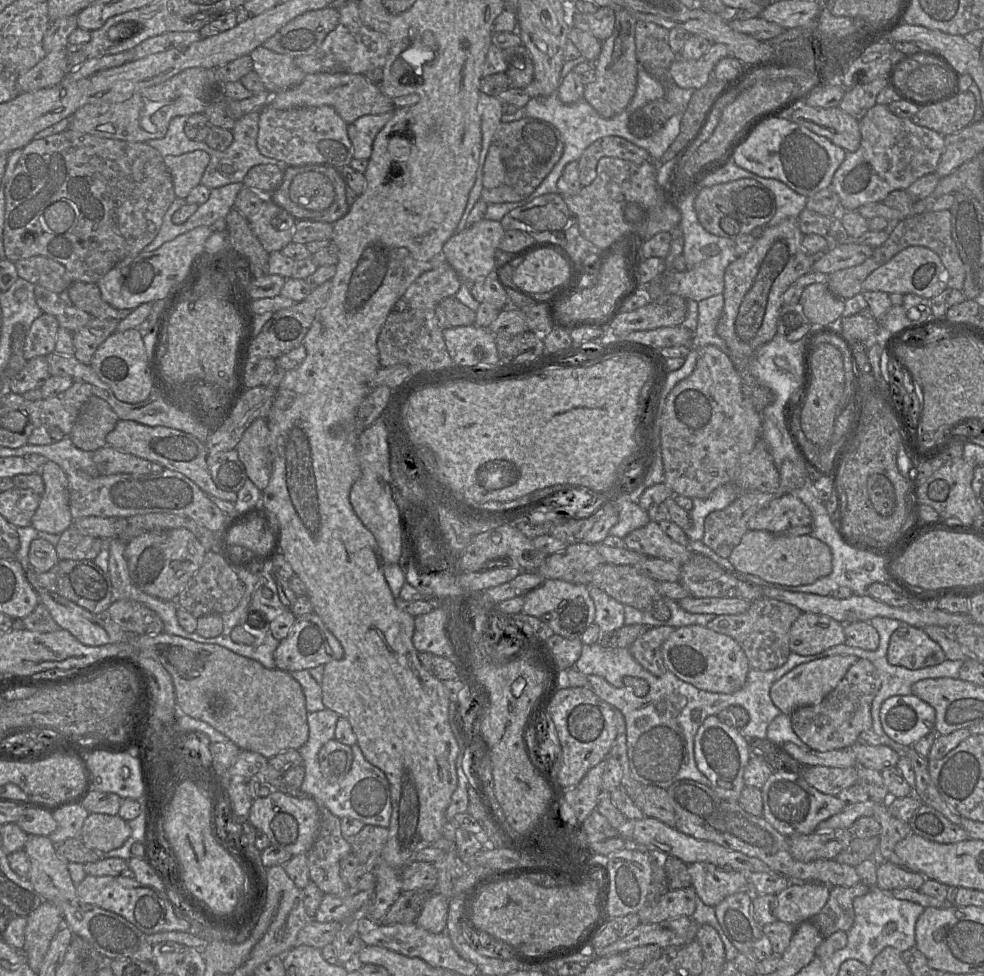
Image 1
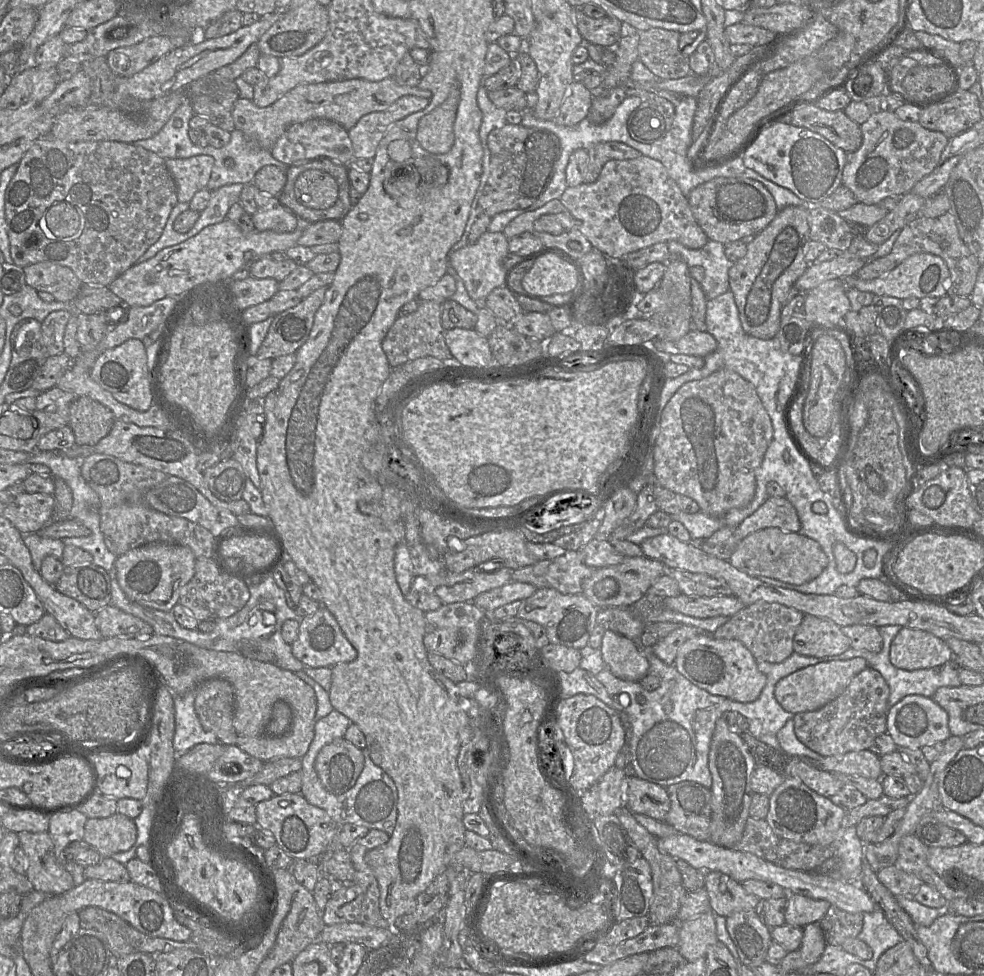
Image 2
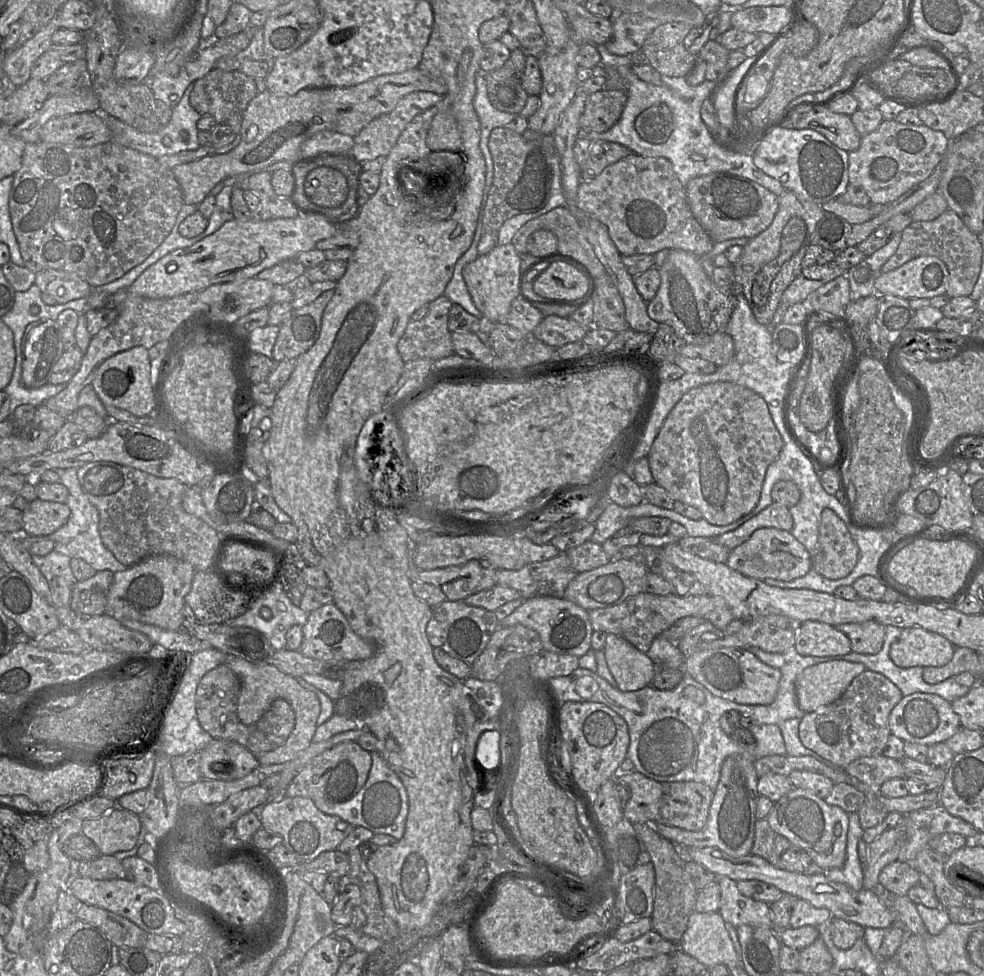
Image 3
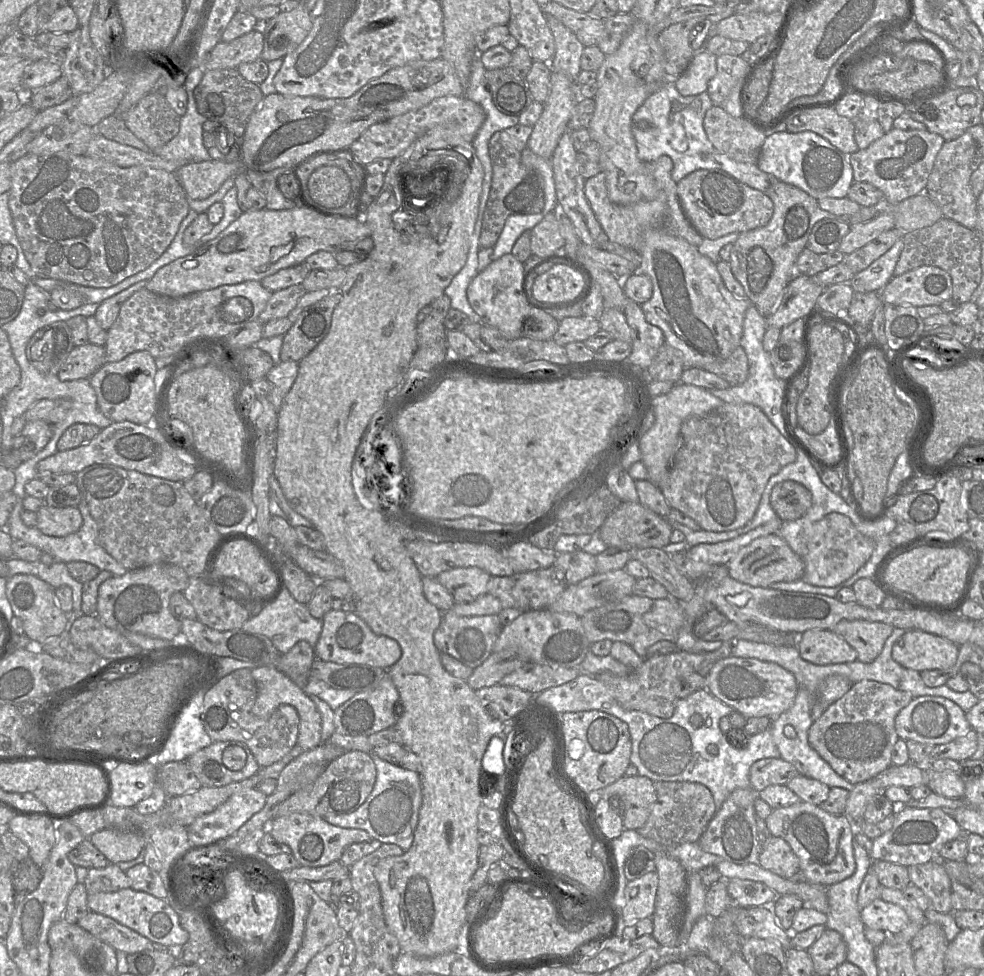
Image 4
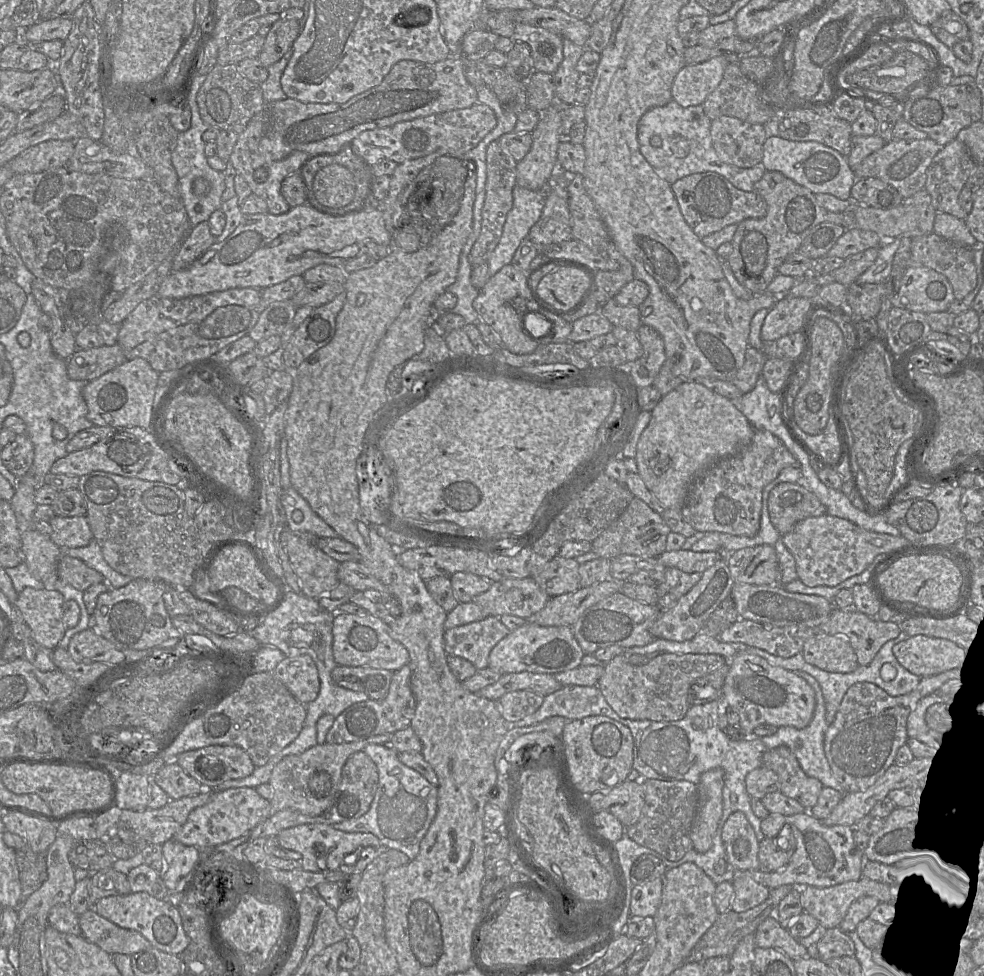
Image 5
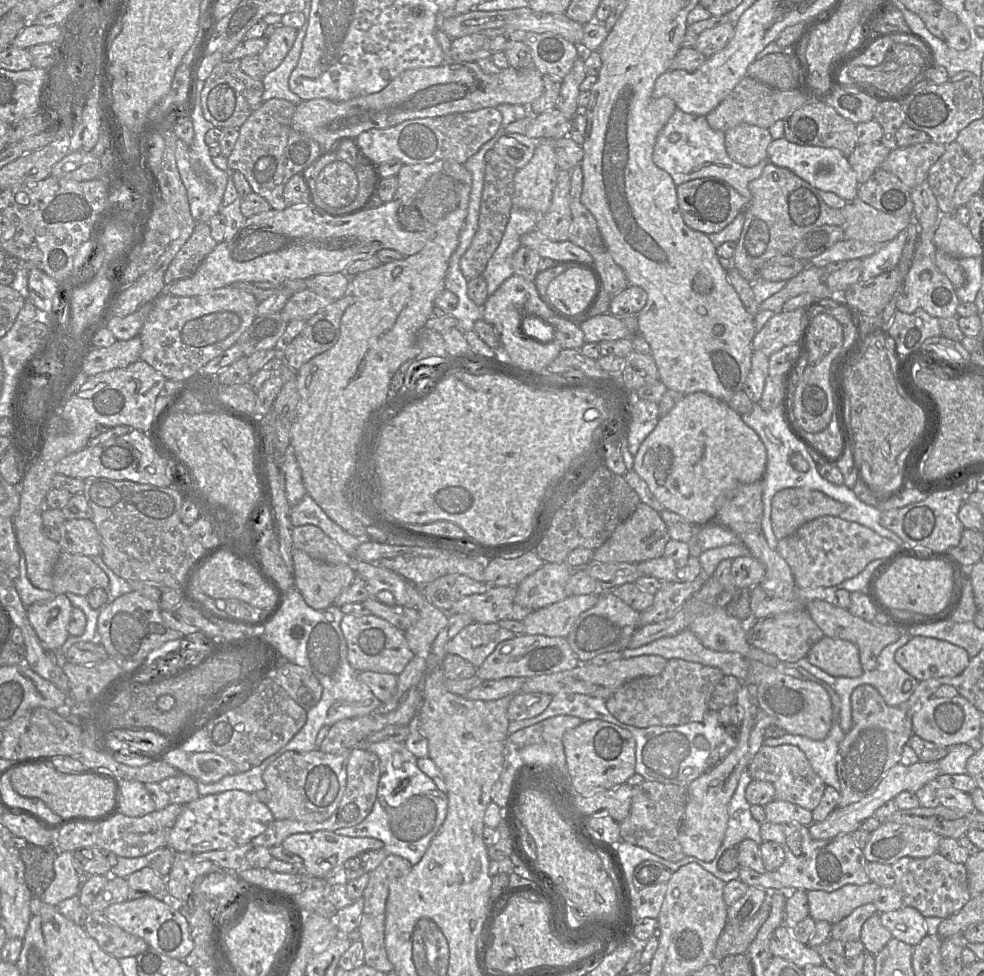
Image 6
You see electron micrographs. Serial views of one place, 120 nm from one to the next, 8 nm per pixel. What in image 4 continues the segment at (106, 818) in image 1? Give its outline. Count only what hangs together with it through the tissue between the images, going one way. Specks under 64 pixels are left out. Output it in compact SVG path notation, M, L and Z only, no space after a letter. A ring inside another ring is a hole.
M104 828L88 839L111 864L136 859L147 844L146 835L115 828Z

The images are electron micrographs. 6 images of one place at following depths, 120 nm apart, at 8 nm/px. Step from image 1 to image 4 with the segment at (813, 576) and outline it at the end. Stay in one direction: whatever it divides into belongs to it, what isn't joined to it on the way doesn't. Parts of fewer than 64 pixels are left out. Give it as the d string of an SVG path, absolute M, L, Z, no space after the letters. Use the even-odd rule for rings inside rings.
M773 533L759 537L741 548L728 562L727 568L729 575L737 581L751 586L769 587L774 582L791 582L802 579L805 563L803 558L791 549L783 537L778 533Z

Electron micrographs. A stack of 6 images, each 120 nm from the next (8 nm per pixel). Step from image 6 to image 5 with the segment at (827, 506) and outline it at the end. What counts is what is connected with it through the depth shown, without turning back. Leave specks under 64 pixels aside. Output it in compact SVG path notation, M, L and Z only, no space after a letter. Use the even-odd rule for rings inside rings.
M782 482L770 492L768 511L773 526L783 536L801 520L826 514L826 507L803 486Z

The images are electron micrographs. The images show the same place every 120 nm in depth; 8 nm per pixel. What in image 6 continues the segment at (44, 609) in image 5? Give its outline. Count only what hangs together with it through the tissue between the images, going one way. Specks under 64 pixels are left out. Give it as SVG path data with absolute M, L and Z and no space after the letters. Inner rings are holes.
M65 594L27 607L27 617L38 638L52 651L58 651L69 637L68 624L73 605Z

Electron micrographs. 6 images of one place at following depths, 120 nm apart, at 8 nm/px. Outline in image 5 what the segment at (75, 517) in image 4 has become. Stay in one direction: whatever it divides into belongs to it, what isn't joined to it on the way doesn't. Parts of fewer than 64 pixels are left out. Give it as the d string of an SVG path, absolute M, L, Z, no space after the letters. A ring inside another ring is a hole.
M86 516L62 517L49 520L52 528L50 539L58 547L77 548L87 546L94 538Z

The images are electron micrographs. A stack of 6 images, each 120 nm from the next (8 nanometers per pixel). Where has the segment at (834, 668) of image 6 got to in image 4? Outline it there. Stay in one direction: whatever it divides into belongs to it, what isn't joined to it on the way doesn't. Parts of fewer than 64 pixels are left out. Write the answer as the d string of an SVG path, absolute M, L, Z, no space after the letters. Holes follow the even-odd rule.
M809 629L798 636L800 656L817 665L839 664L857 660L856 650L831 629Z

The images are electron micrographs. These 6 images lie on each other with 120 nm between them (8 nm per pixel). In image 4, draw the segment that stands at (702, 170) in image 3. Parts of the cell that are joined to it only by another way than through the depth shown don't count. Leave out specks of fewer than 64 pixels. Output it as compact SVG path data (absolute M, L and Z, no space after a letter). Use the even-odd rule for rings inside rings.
M674 79L668 80L652 93L633 115L632 133L636 142L638 158L648 163L655 161L660 156L669 156L673 161L671 176L676 183L699 169L722 169L751 188L766 192L772 180L769 174L761 171L757 164L738 162L719 153L709 141L703 127L703 119L705 113L712 106L713 103L707 91L695 96L683 96L678 92ZM694 100L701 103L699 110L691 107L690 103ZM640 120L646 120L649 123L647 129L640 129L637 126ZM676 124L681 124L685 130L688 146L684 152L678 152L671 146L673 129Z

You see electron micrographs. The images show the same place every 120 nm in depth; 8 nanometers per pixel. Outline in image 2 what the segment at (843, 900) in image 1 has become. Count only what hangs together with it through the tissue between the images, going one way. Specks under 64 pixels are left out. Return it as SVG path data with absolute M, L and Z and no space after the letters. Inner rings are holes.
M831 905L819 921L826 943L841 946L847 938L856 938L863 928L863 913L849 913Z

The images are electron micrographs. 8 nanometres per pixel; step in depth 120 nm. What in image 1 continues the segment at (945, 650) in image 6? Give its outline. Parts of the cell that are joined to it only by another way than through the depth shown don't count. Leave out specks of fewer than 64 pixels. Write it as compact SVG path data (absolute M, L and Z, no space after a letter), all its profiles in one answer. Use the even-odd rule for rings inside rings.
M903 624L890 637L887 660L894 666L918 670L939 665L946 656L922 628Z

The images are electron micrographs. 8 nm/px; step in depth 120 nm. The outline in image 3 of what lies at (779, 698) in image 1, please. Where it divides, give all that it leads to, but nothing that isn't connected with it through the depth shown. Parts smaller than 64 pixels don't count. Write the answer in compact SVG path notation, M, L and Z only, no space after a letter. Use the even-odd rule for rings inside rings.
M850 661L823 662L807 667L797 677L795 692L799 707L806 713L815 712L836 701L852 680L866 670L862 663Z

